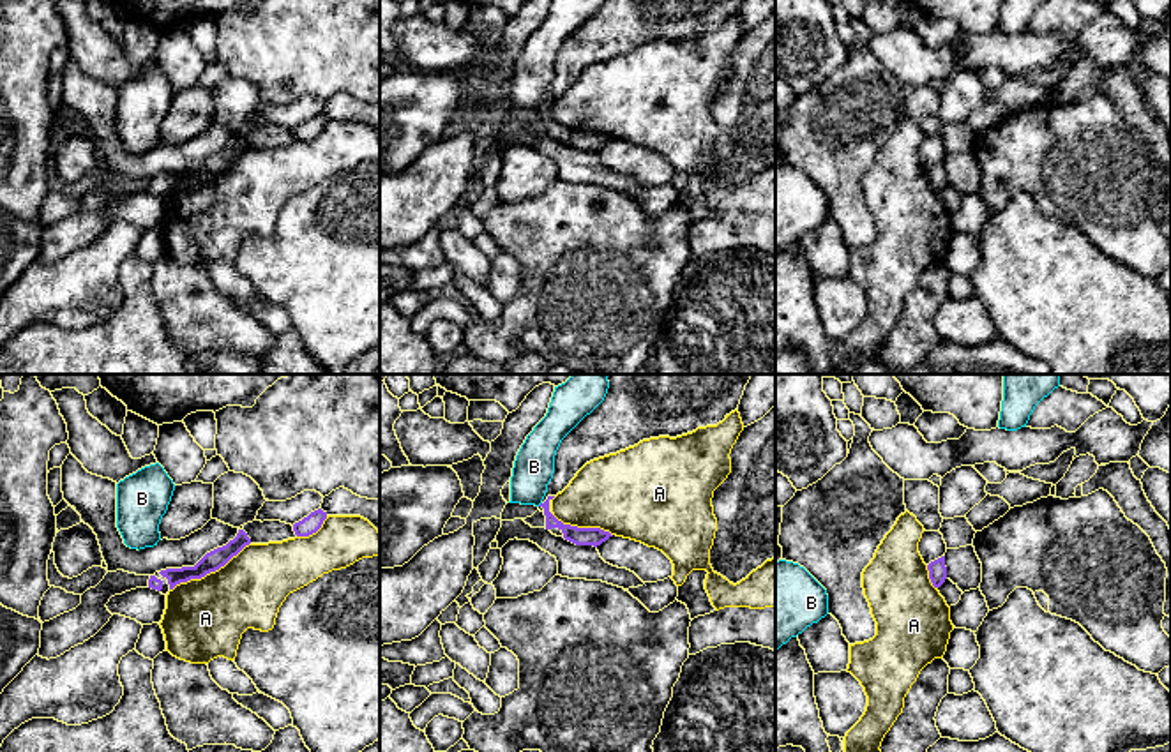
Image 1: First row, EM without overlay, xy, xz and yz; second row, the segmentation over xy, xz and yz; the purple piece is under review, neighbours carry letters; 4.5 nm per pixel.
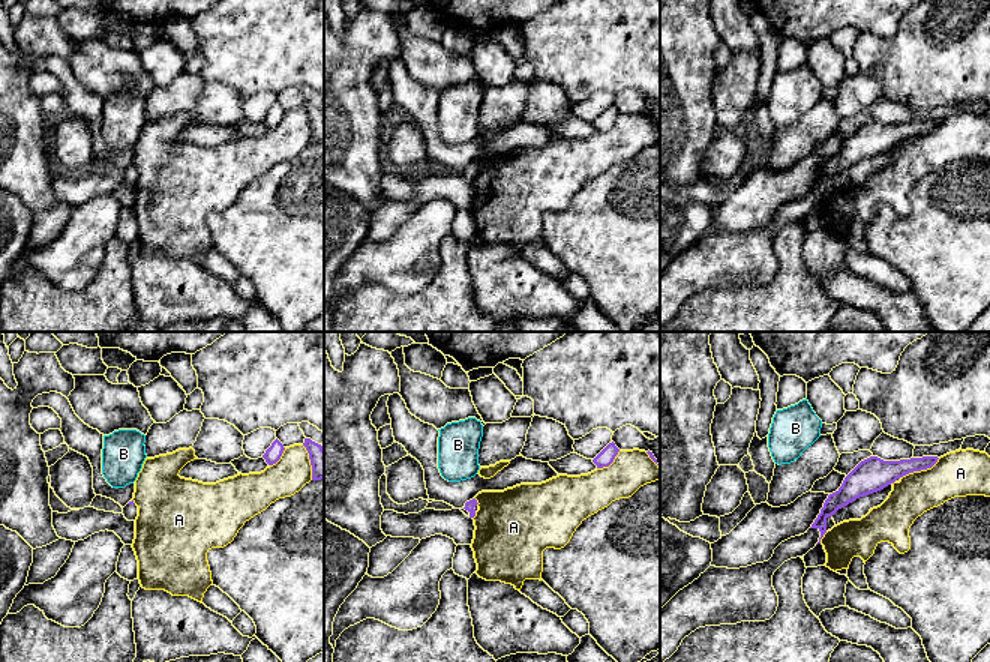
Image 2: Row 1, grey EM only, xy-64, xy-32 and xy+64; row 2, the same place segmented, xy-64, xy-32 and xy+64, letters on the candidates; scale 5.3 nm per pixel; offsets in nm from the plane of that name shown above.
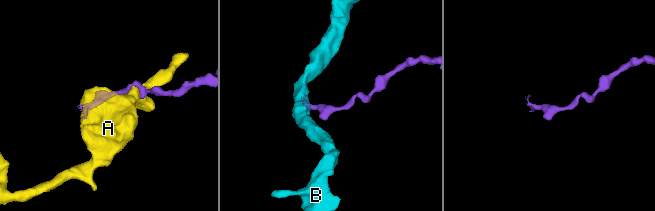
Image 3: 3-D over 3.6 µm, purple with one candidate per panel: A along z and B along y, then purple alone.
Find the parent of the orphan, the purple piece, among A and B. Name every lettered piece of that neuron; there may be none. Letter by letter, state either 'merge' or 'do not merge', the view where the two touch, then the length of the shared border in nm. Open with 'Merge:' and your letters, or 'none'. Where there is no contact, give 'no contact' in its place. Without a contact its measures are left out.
Merge: none
A: do not merge; meets purple in xy; contact 420 nm long
B: do not merge; no contact

